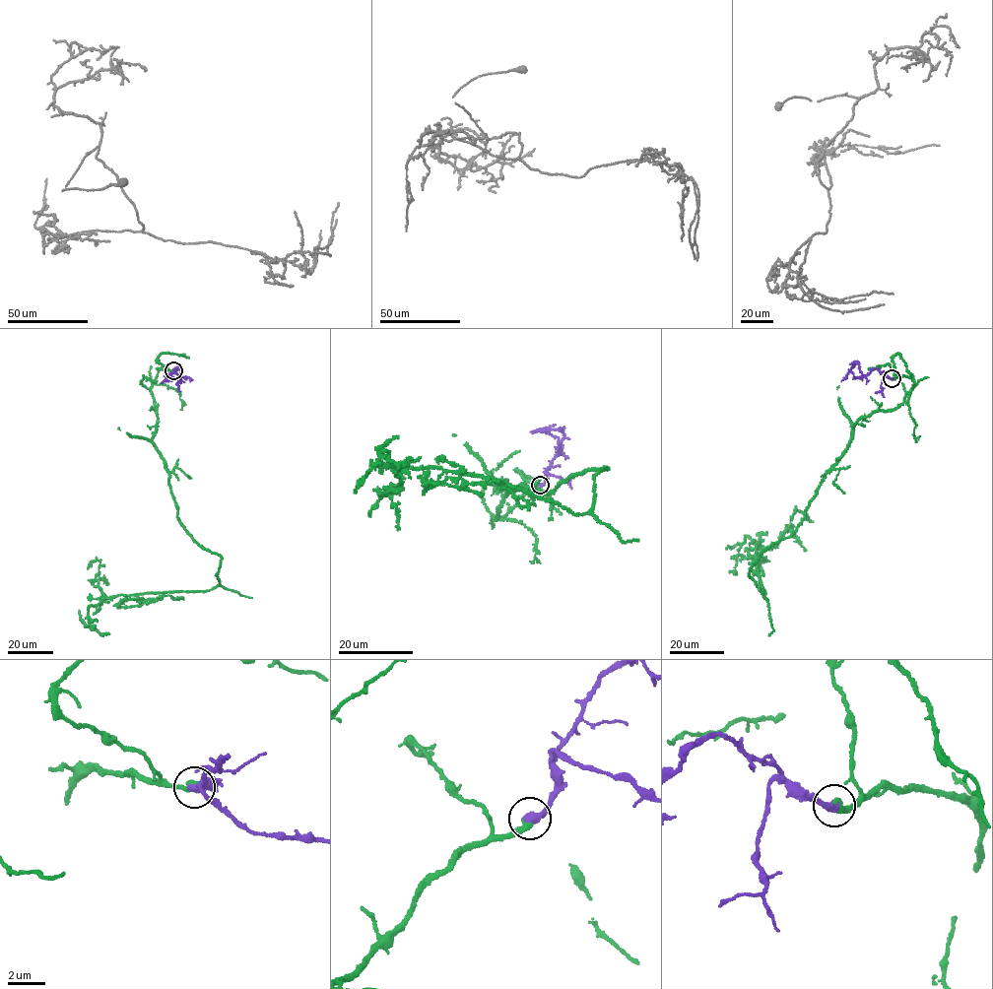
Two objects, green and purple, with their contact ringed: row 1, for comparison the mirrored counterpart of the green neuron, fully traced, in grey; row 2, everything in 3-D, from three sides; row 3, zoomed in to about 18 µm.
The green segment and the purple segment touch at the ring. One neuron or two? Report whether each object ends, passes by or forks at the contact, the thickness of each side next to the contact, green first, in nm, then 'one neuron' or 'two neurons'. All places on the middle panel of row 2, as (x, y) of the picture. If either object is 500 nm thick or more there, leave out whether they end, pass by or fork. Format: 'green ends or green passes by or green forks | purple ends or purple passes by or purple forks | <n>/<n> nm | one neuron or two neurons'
green ends | purple ends | 440/440 nm | one neuron

